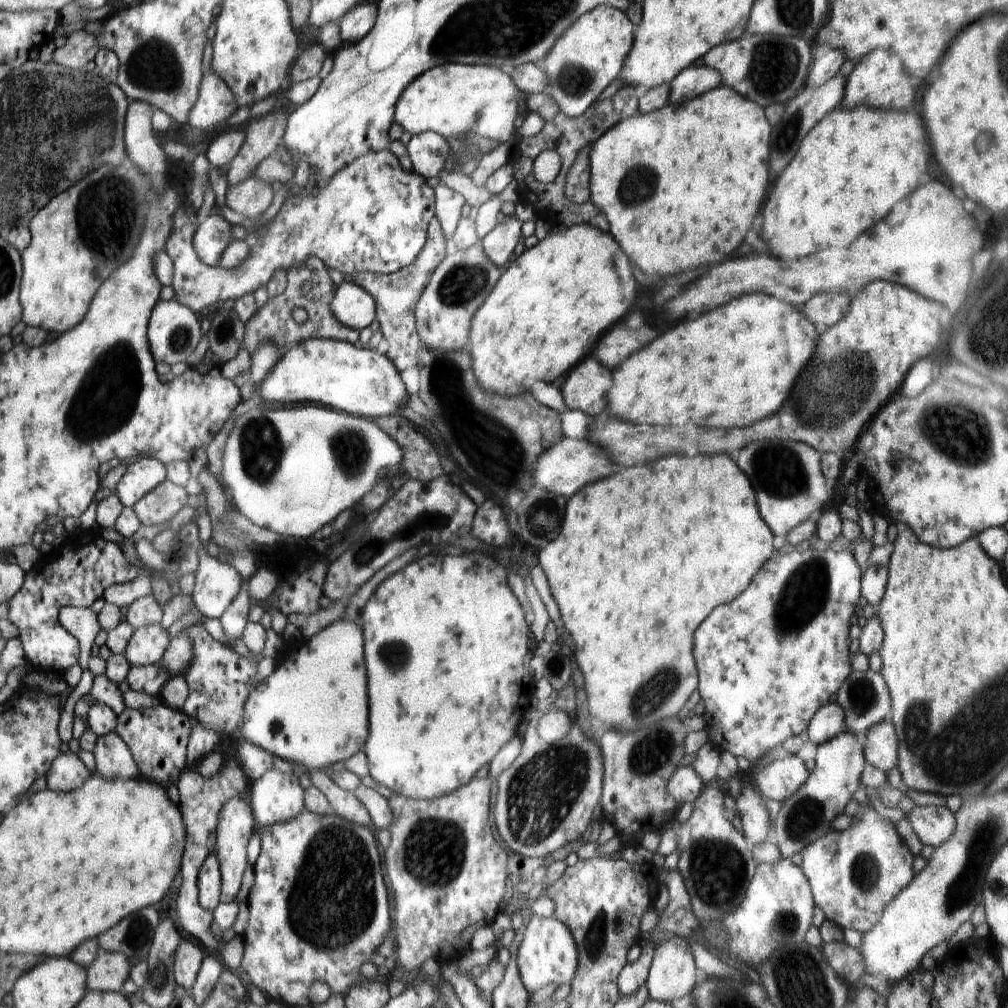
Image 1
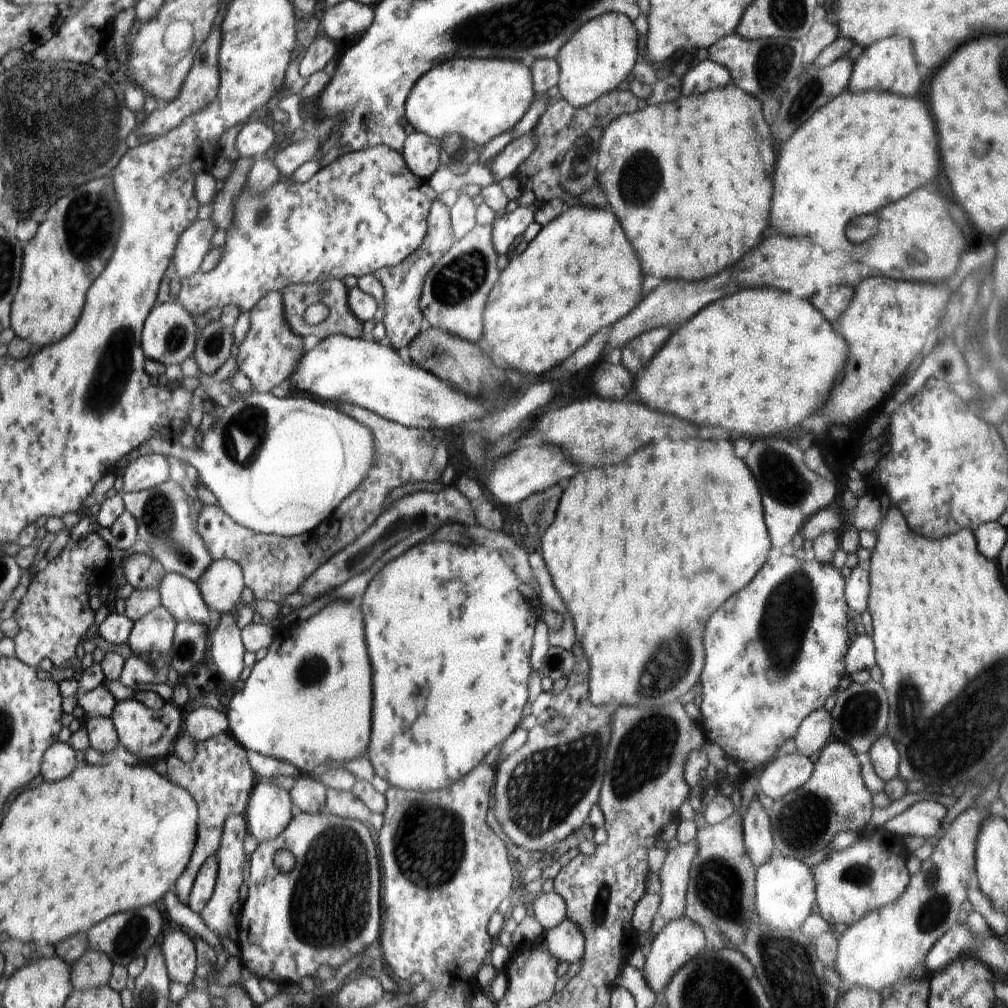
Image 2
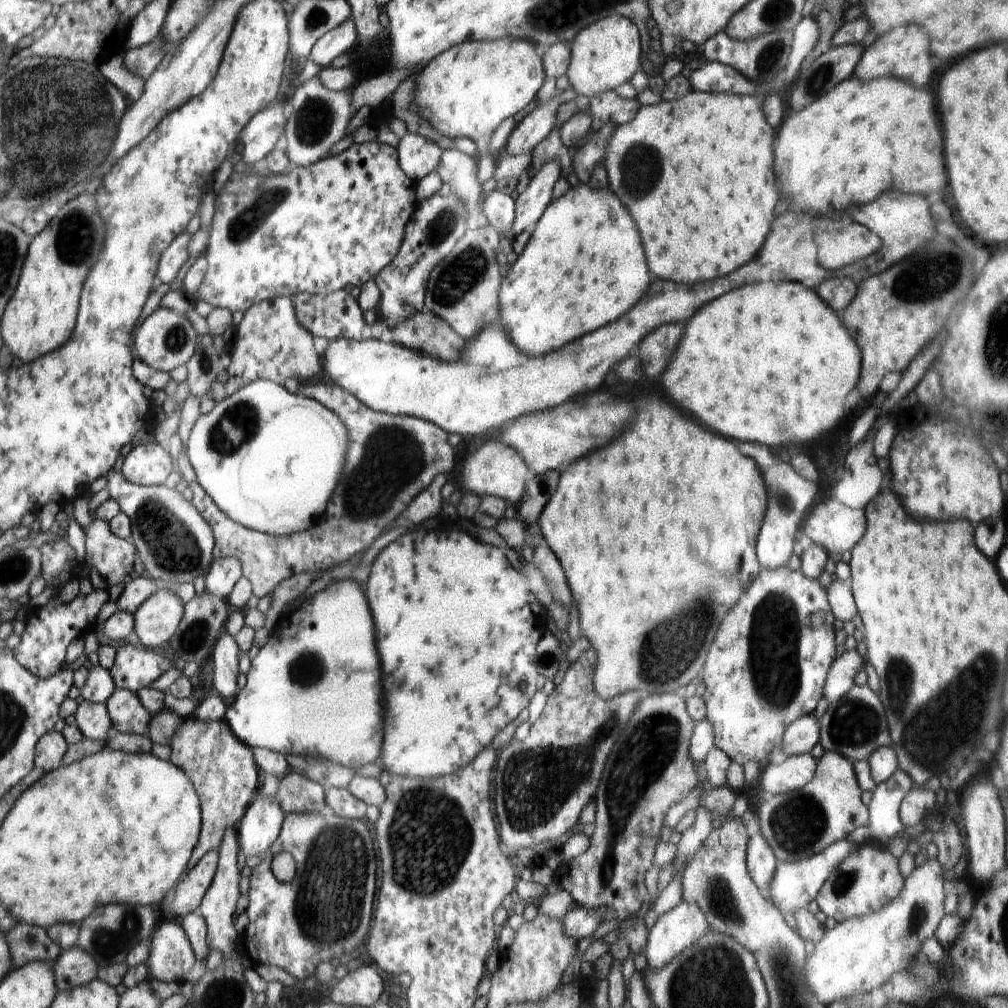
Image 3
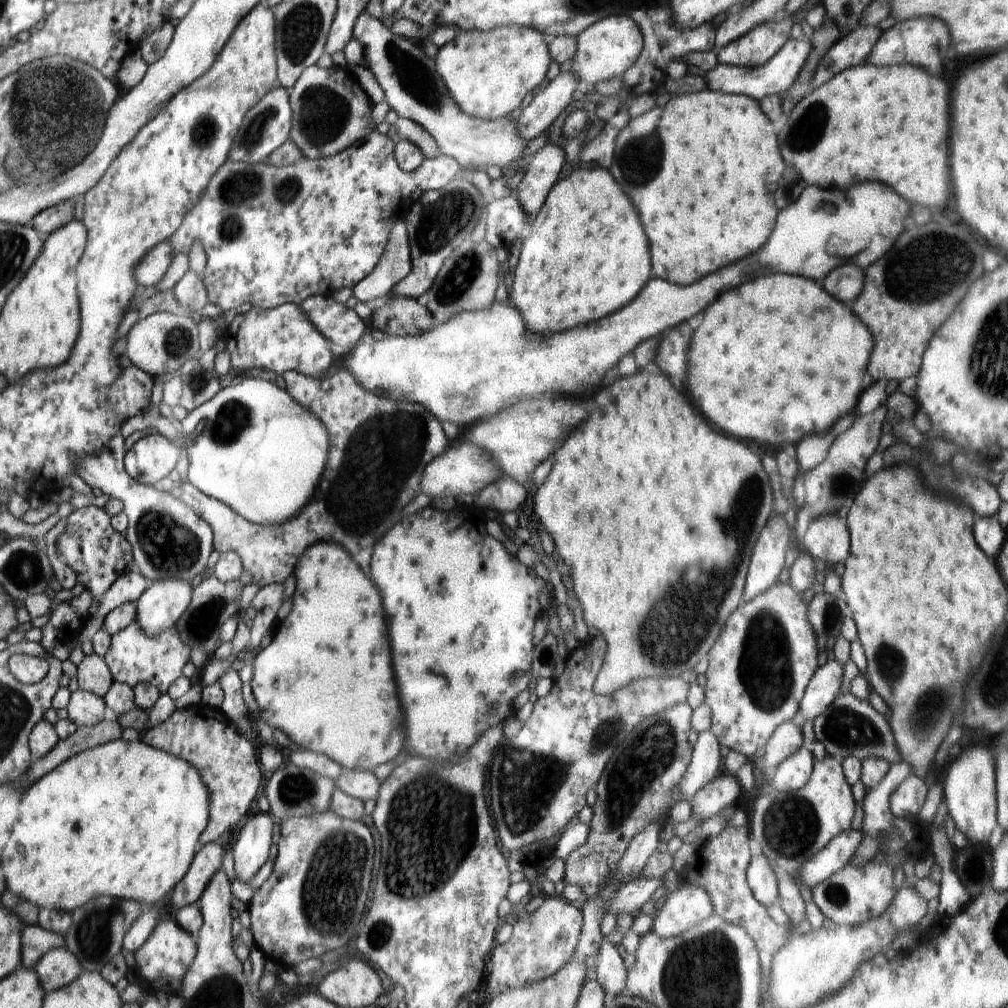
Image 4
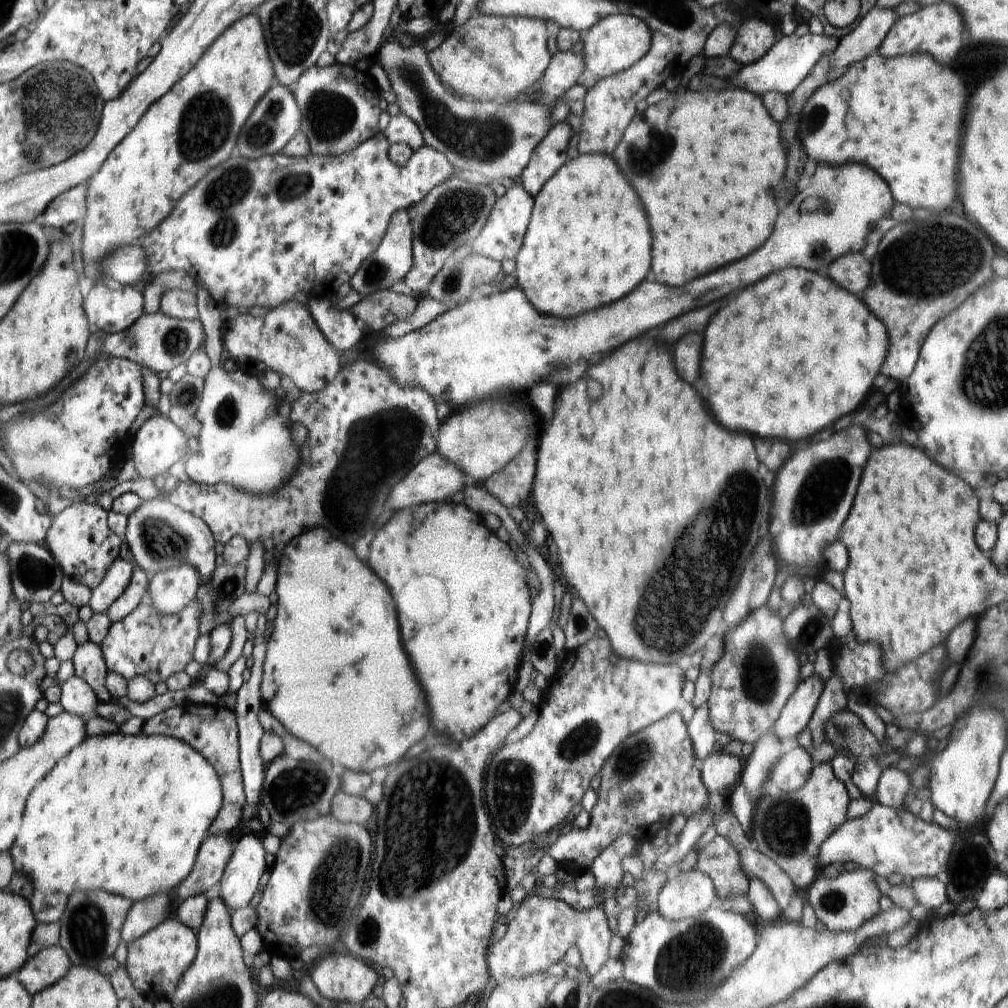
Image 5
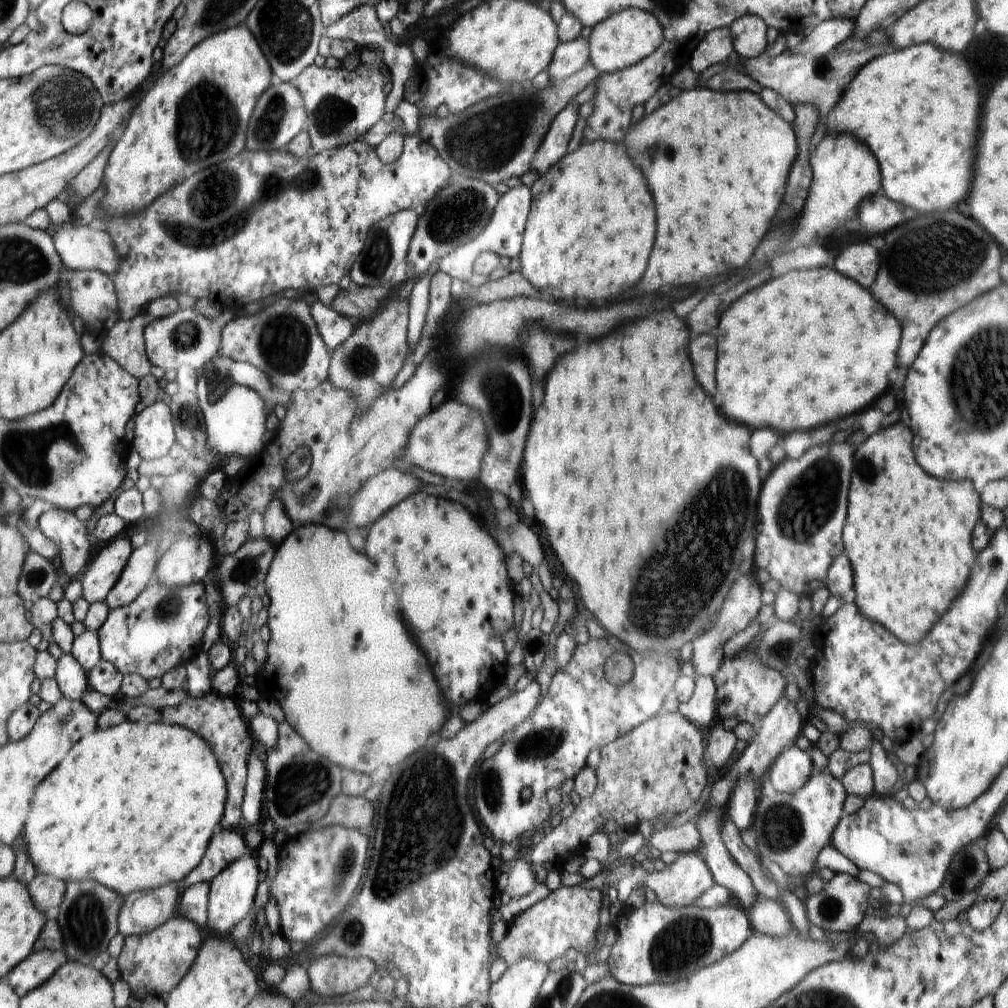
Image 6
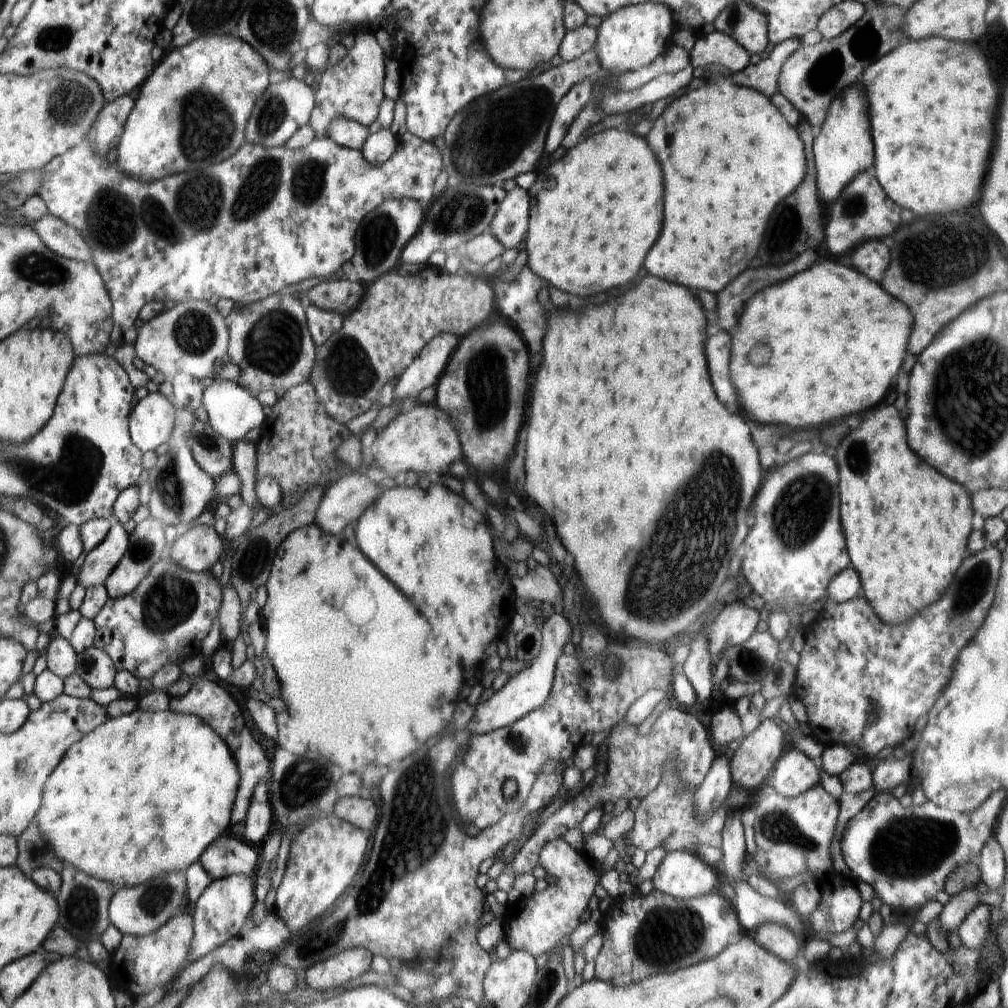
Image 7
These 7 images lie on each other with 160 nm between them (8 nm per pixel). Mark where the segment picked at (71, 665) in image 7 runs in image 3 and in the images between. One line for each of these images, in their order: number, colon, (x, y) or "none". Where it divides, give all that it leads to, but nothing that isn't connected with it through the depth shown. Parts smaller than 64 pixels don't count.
3: (92, 718)
4: (84, 708)
5: (76, 697)
6: (72, 680)

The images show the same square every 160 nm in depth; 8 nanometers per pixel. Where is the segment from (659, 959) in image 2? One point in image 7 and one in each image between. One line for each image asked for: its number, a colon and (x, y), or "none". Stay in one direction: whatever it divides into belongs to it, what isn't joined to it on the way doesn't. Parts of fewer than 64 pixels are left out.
3: (685, 924)
4: (690, 905)
5: (685, 894)
6: (682, 882)
7: (683, 874)

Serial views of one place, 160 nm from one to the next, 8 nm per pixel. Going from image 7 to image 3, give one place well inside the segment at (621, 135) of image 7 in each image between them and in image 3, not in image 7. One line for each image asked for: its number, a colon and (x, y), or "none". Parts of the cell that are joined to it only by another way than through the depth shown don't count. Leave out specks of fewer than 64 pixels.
3: (584, 265)
4: (586, 231)
5: (588, 242)
6: (592, 222)

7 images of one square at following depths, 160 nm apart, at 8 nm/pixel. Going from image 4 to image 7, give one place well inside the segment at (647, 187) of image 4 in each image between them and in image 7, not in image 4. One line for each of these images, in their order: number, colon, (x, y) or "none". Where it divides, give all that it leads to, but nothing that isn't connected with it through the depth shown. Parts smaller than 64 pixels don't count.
5: (704, 163)
6: (716, 163)
7: (728, 157)

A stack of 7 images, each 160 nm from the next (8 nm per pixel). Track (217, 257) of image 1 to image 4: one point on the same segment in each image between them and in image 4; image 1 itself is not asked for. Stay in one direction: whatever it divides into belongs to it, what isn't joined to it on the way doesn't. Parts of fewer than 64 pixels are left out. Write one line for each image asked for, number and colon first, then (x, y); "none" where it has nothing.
2: (194, 245)
3: (177, 254)
4: (150, 271)

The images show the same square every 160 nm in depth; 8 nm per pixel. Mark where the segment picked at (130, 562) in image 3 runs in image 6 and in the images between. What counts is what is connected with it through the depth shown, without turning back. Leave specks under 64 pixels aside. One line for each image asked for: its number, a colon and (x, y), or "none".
4: (98, 555)
5: (85, 547)
6: (77, 546)

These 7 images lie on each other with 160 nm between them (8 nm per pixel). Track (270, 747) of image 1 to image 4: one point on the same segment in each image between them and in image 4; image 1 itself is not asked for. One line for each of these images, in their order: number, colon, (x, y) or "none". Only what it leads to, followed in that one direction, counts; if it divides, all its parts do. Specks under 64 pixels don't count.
2: (309, 701)
3: (319, 666)
4: (323, 681)

